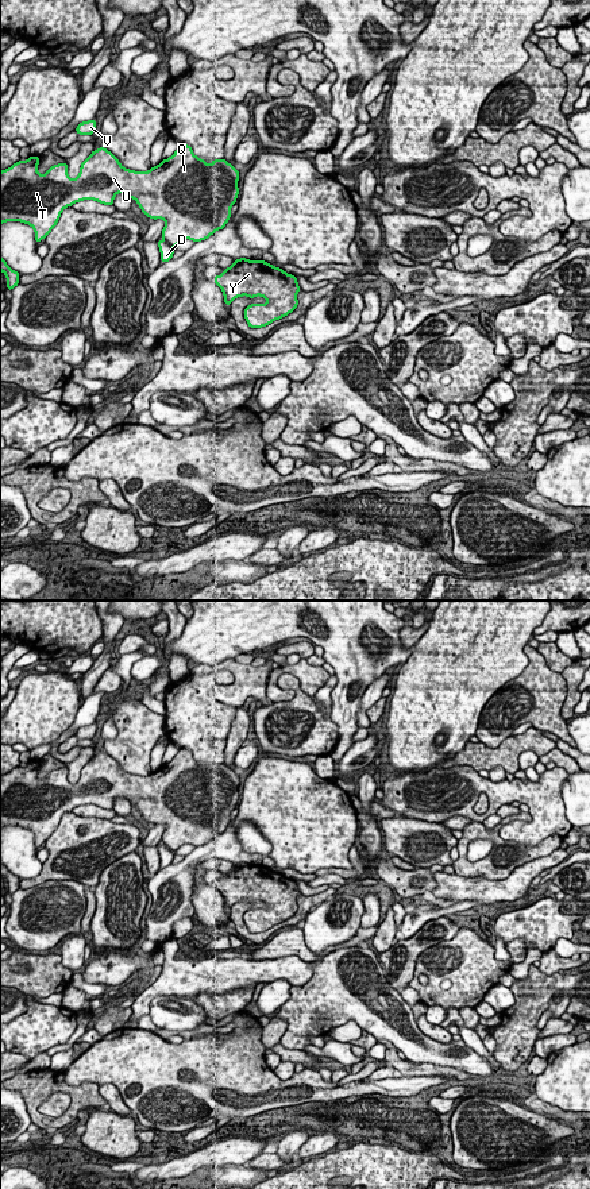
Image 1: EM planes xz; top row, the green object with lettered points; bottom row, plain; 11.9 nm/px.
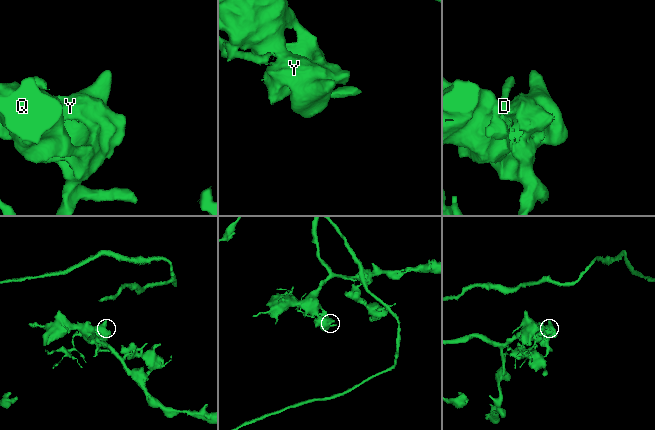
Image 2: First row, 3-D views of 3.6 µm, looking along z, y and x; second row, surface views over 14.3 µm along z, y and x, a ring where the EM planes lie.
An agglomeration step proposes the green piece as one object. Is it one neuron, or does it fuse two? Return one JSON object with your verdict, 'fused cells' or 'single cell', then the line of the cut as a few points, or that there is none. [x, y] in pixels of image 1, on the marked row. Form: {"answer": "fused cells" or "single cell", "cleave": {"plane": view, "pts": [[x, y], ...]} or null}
{"answer": "fused cells", "cleave": {"plane": "xz", "pts": [[165, 239], [173, 246]]}}

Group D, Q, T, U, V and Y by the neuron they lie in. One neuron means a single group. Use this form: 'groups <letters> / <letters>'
groups D / Q T U V Y

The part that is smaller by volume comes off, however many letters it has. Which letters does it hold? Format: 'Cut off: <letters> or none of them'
Cut off: D

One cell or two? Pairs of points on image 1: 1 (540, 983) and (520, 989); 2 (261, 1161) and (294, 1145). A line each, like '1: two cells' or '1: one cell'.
1: one cell
2: two cells

